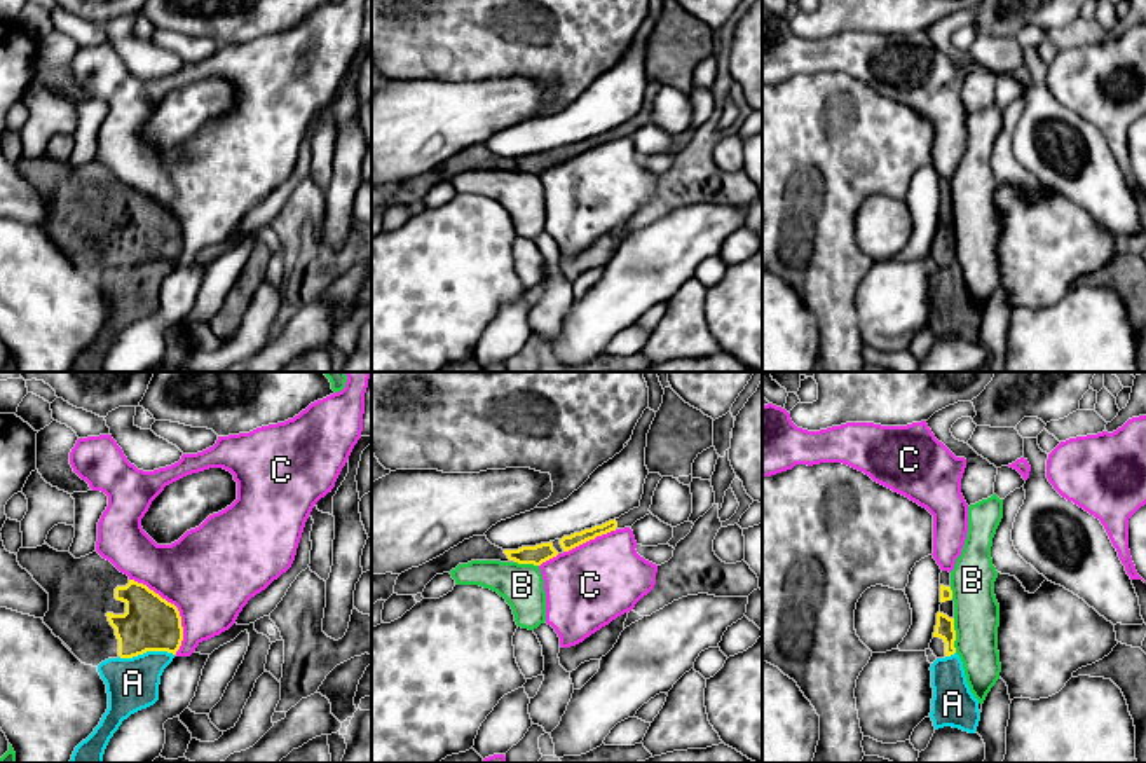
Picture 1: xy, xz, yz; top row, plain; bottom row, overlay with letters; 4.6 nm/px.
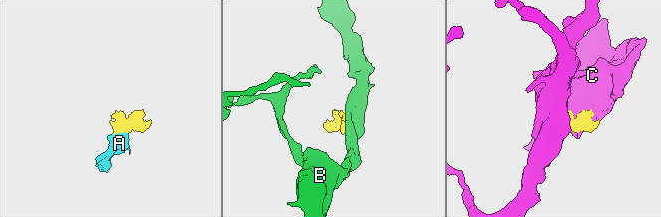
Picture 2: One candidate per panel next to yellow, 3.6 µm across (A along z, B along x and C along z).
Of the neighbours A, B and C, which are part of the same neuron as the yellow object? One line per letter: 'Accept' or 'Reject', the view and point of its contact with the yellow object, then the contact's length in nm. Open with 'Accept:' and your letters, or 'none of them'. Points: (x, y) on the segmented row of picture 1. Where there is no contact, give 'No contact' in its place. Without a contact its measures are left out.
Accept: none of them
A: Reject. Touches yellow at xy (145, 652). Shared border 260 nm
B: Reject. Touches yellow at yz (954, 636). Shared border 160 nm
C: Reject. Touches yellow at xy (177, 608). Shared border 420 nm

